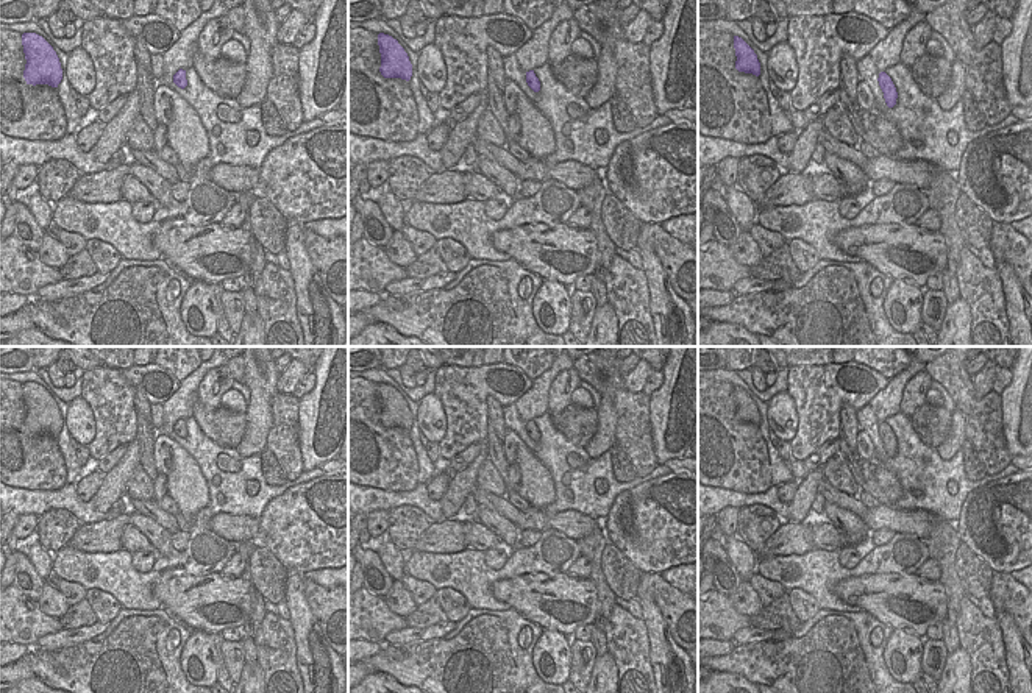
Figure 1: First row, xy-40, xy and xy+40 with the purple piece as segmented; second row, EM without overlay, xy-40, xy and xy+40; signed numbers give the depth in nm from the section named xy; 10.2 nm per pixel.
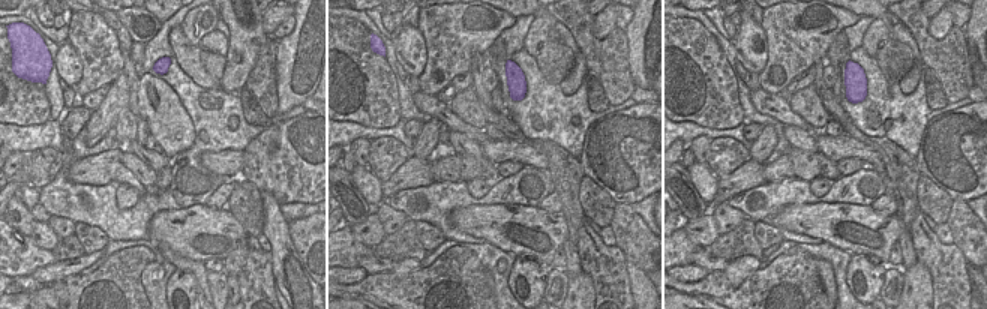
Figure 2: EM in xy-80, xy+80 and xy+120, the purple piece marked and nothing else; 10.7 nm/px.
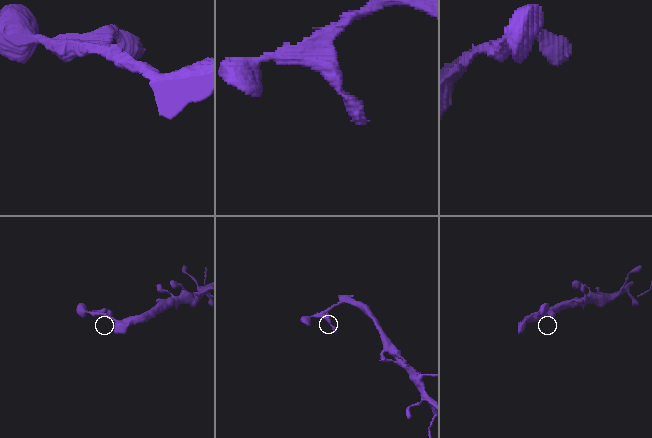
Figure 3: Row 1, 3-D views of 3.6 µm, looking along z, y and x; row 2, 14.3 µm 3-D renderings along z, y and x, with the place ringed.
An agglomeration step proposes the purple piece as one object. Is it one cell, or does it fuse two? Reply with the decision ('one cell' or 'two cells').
one cell

